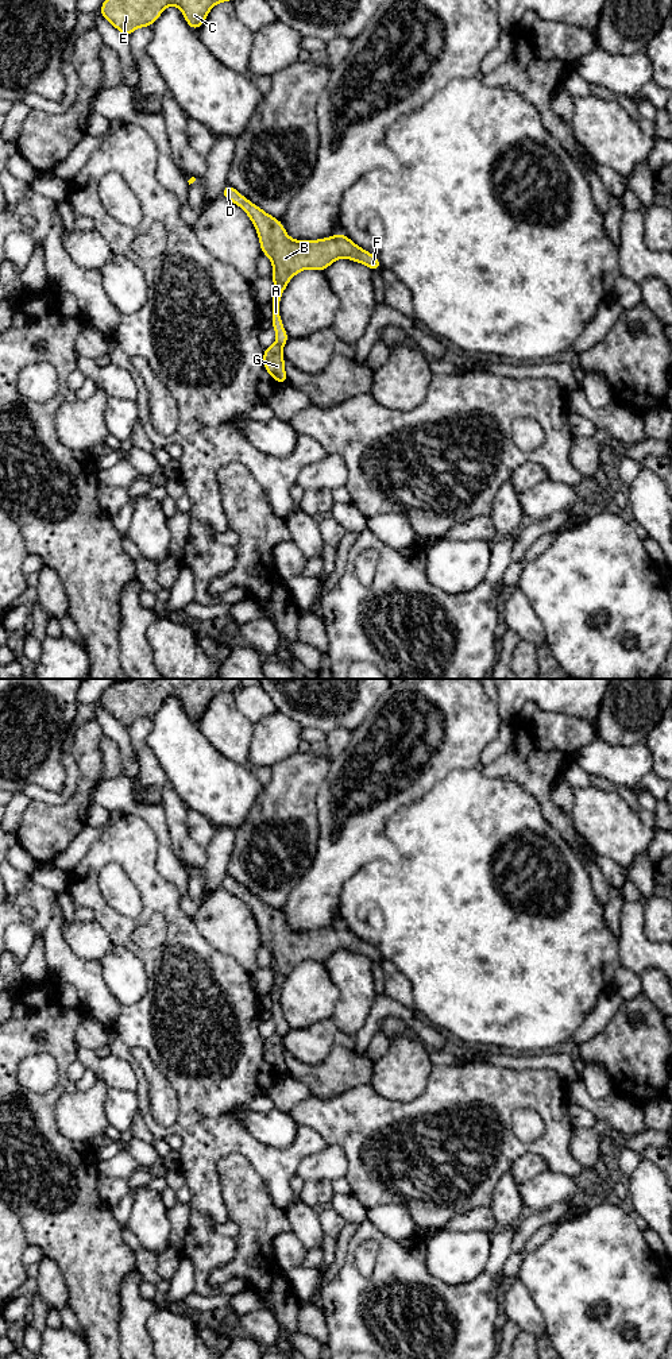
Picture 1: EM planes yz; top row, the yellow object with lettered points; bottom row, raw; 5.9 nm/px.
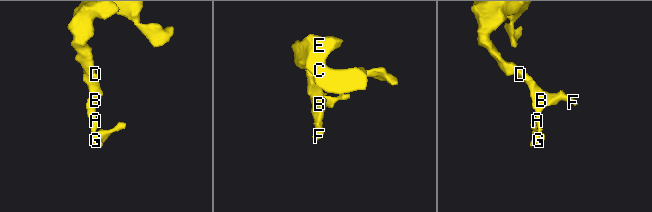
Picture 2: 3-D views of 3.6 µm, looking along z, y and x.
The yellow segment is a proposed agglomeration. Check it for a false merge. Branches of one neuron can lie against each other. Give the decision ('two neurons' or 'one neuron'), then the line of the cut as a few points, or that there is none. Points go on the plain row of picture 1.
one neuron; cut none

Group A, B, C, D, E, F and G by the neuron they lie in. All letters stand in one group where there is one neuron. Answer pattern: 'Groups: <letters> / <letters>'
Groups: A B C D E F G

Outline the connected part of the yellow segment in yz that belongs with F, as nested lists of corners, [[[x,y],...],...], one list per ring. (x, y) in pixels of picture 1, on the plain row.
[[[225,875],[221,887],[247,904],[256,919],[262,946],[267,946],[273,953],[270,968],[274,972],[274,985],[270,999],[277,1032],[263,1039],[263,1059],[278,1076],[287,1076],[282,1039],[290,1027],[282,1015],[279,996],[289,972],[306,960],[325,962],[340,949],[362,954],[372,962],[379,962],[382,954],[374,945],[349,931],[344,923],[317,931],[294,931],[289,928],[281,911],[266,904],[232,876]]]

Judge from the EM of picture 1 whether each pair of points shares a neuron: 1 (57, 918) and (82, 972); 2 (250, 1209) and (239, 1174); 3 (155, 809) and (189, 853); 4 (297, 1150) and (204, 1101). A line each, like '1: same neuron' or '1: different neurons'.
1: same neuron
2: same neuron
3: different neurons
4: same neuron

